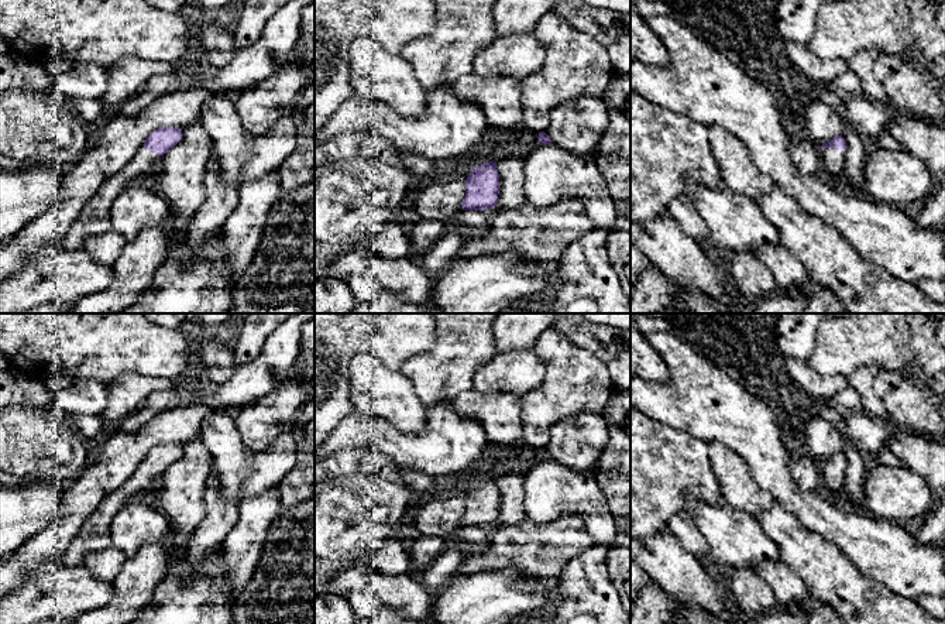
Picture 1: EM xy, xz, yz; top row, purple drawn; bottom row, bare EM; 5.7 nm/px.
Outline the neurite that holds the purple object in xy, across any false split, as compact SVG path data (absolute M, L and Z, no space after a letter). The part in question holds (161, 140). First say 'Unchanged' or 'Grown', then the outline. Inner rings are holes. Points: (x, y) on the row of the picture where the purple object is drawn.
Grown. M164 127L152 131L133 158L106 181L83 206L78 219L62 239L62 247L75 251L83 247L87 237L113 230L110 210L116 196L133 185L140 175L155 169L162 155L181 140L182 128Z

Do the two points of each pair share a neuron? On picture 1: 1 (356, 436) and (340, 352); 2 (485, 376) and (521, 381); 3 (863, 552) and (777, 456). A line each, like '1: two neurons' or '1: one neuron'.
1: two neurons
2: one neuron
3: one neuron

